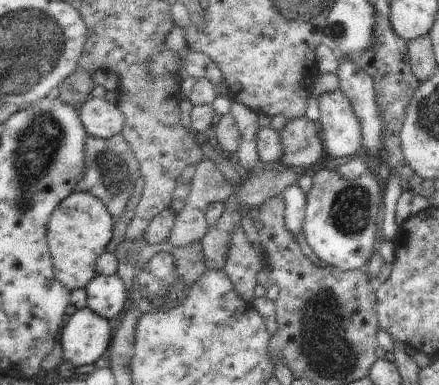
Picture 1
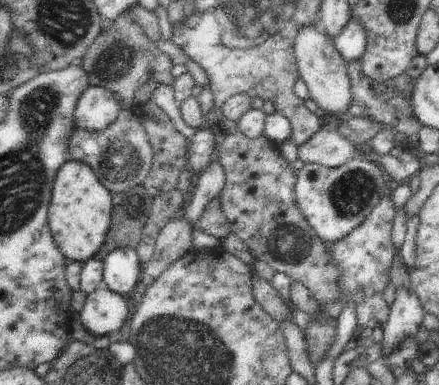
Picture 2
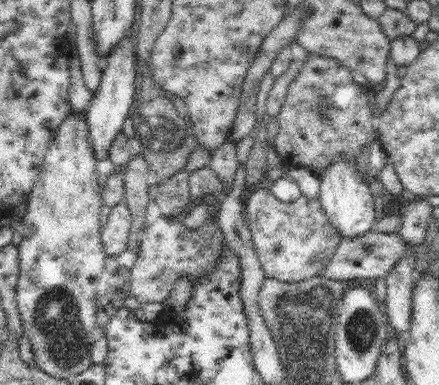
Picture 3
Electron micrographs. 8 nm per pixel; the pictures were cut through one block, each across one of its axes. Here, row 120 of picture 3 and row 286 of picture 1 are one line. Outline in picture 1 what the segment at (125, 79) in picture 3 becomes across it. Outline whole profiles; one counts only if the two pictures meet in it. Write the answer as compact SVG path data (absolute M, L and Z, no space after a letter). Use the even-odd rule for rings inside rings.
M97 276L87 286L87 308L93 310L93 314L113 320L121 310L125 310L125 300L129 290L125 290L123 280L115 276Z

